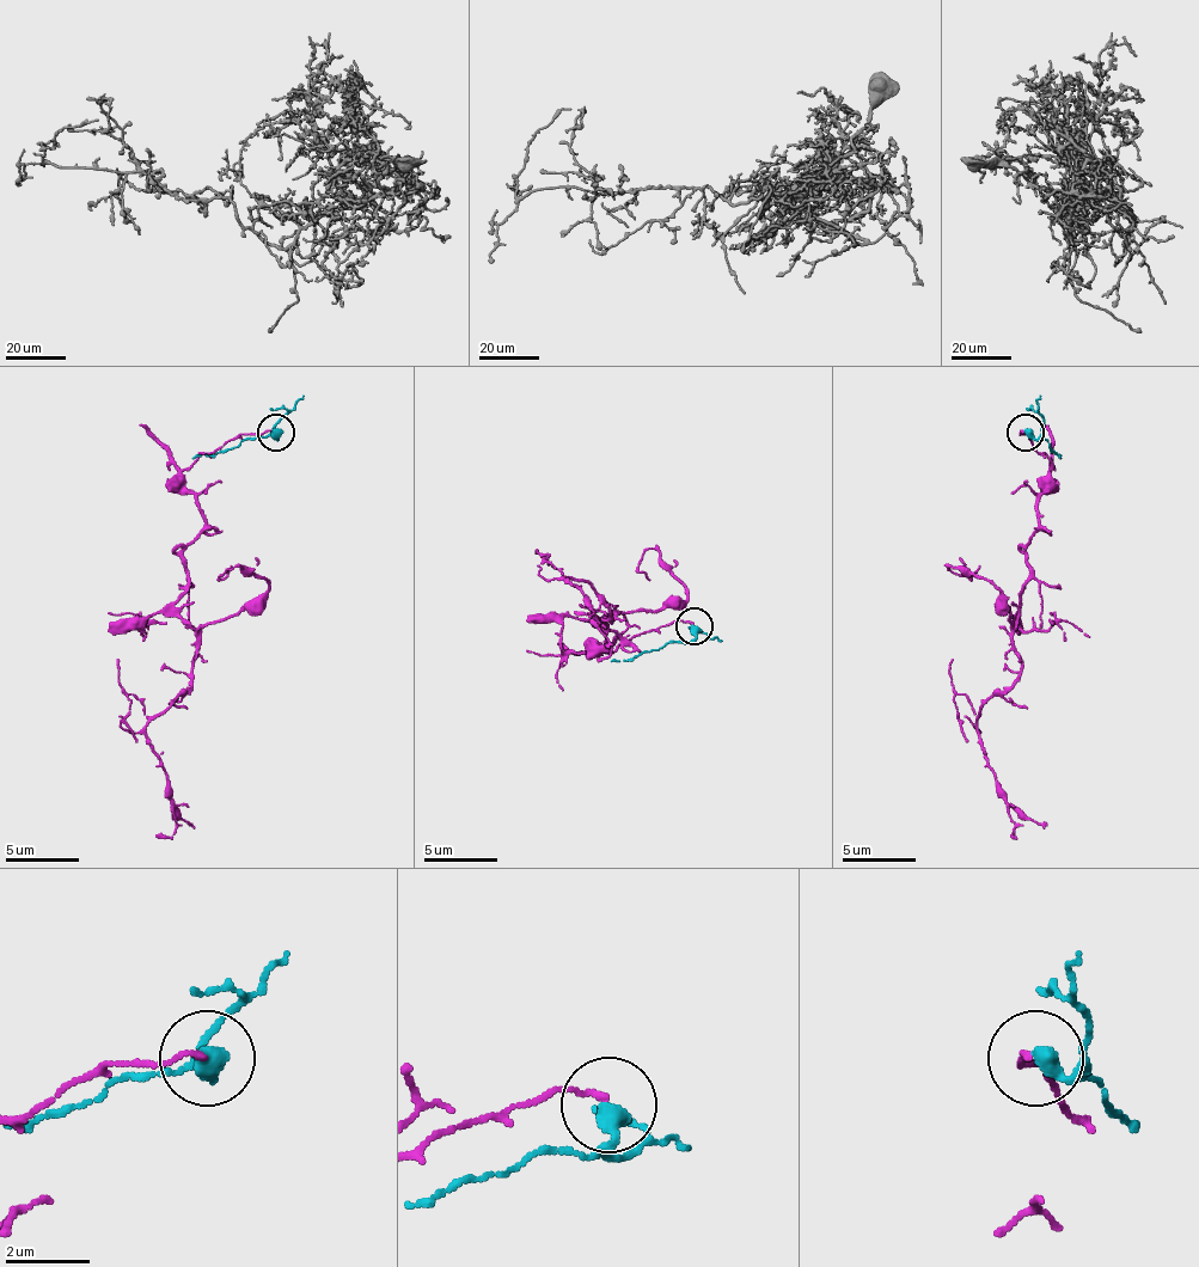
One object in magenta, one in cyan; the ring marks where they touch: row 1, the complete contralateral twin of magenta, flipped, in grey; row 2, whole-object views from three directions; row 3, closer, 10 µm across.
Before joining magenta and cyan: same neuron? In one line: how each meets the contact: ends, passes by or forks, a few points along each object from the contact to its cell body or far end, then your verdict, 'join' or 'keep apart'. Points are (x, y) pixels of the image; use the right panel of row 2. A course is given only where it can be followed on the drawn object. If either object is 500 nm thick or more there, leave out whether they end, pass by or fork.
magenta ends there; cyan ends there; magenta runs (1022, 432), (1048, 457), (1011, 637), (1022, 671), (982, 708), (978, 730), (1011, 833); cyan runs (1026, 432), (1041, 439), (1059, 457); keep apart

